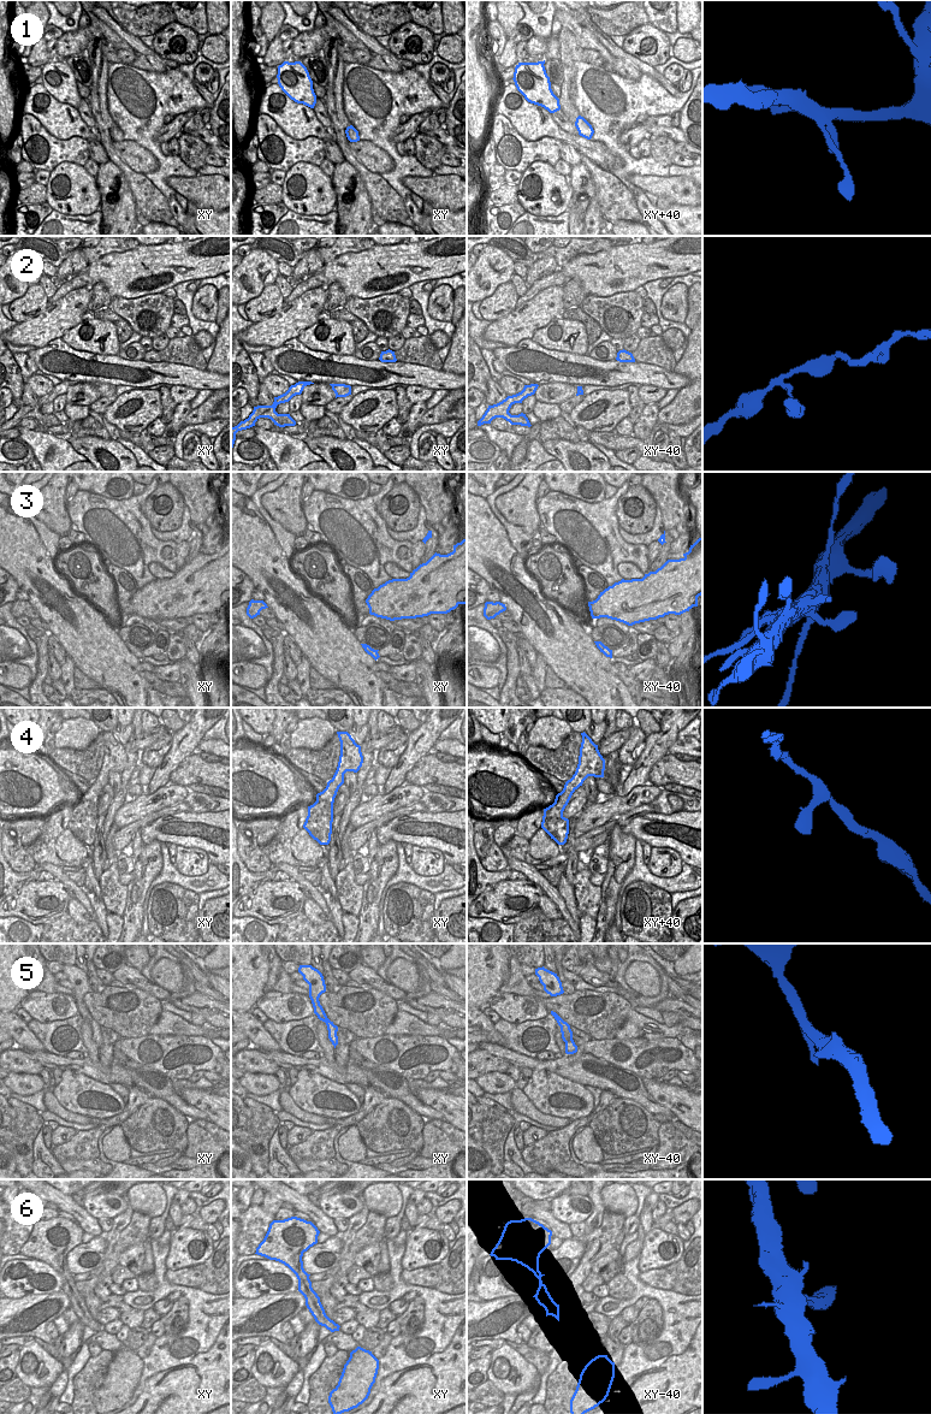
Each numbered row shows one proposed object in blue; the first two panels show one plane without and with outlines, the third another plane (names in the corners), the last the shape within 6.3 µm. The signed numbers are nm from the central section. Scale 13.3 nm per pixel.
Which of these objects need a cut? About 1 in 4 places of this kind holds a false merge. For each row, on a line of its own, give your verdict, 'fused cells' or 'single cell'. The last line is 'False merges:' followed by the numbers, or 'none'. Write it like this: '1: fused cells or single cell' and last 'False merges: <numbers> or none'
1: single cell
2: single cell
3: single cell
4: single cell
5: single cell
6: single cell
False merges: none

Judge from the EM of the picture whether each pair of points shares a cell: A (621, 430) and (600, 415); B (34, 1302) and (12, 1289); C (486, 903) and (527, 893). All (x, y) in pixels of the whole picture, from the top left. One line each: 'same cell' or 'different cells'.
A: different cells
B: different cells
C: same cell

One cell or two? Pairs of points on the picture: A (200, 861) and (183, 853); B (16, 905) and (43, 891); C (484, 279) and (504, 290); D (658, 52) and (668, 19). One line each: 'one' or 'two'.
A: one
B: one
C: two
D: two

